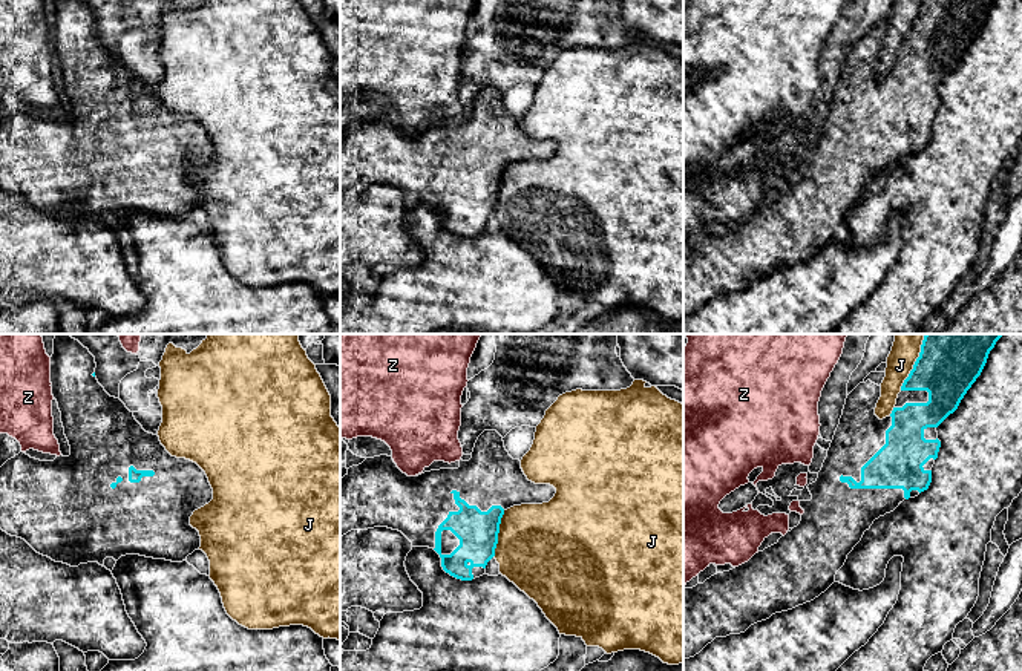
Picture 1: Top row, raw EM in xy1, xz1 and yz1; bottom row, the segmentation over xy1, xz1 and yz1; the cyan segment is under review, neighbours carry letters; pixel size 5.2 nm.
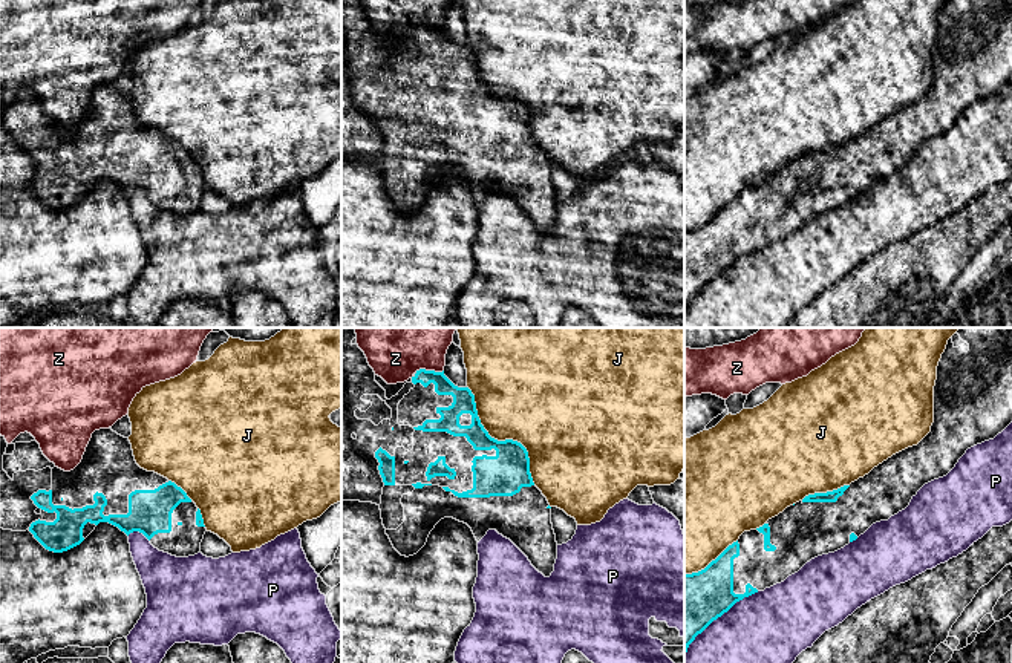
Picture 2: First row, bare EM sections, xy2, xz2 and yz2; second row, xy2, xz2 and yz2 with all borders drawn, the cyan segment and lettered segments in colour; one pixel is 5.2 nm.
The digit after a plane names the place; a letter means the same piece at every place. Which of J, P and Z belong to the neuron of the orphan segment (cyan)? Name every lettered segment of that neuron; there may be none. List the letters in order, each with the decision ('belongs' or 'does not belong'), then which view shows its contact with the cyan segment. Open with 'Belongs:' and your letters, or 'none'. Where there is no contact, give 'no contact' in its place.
Belongs: none
J: does not belong; contact in xz2
P: does not belong; contact in yz2
Z: does not belong; contact in xz2

